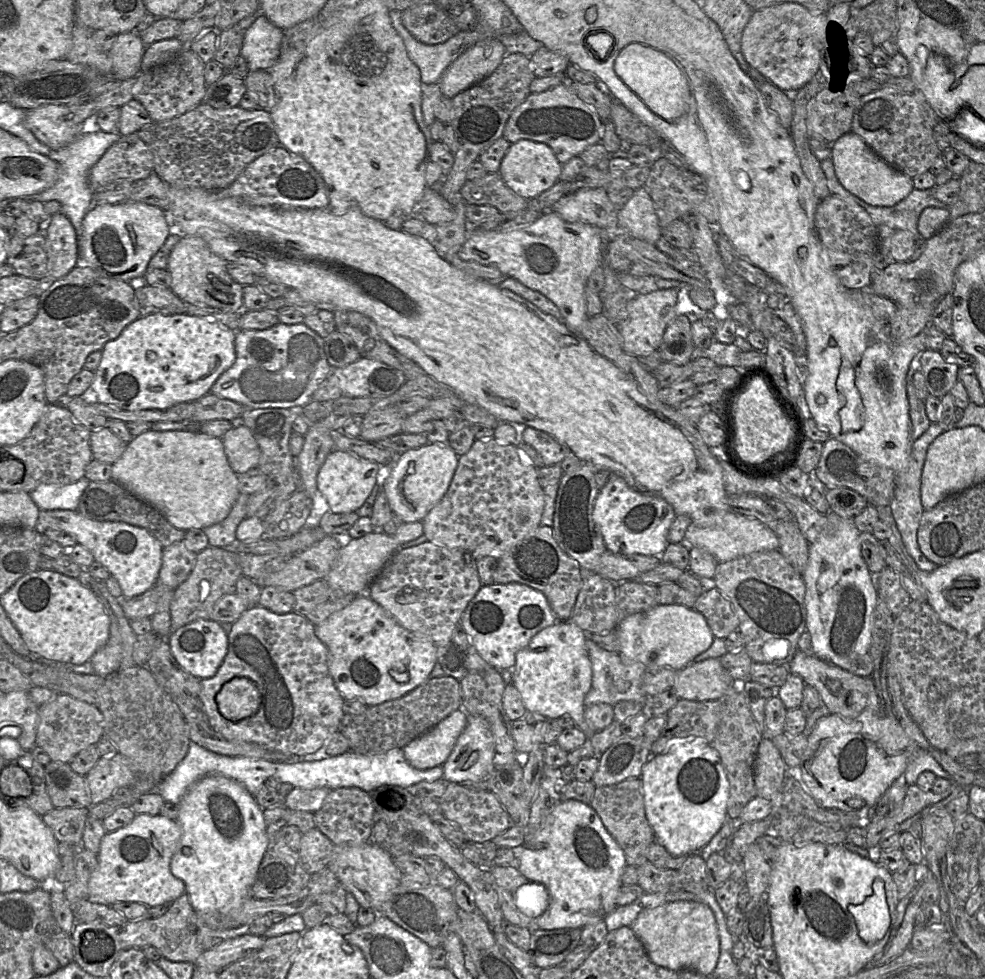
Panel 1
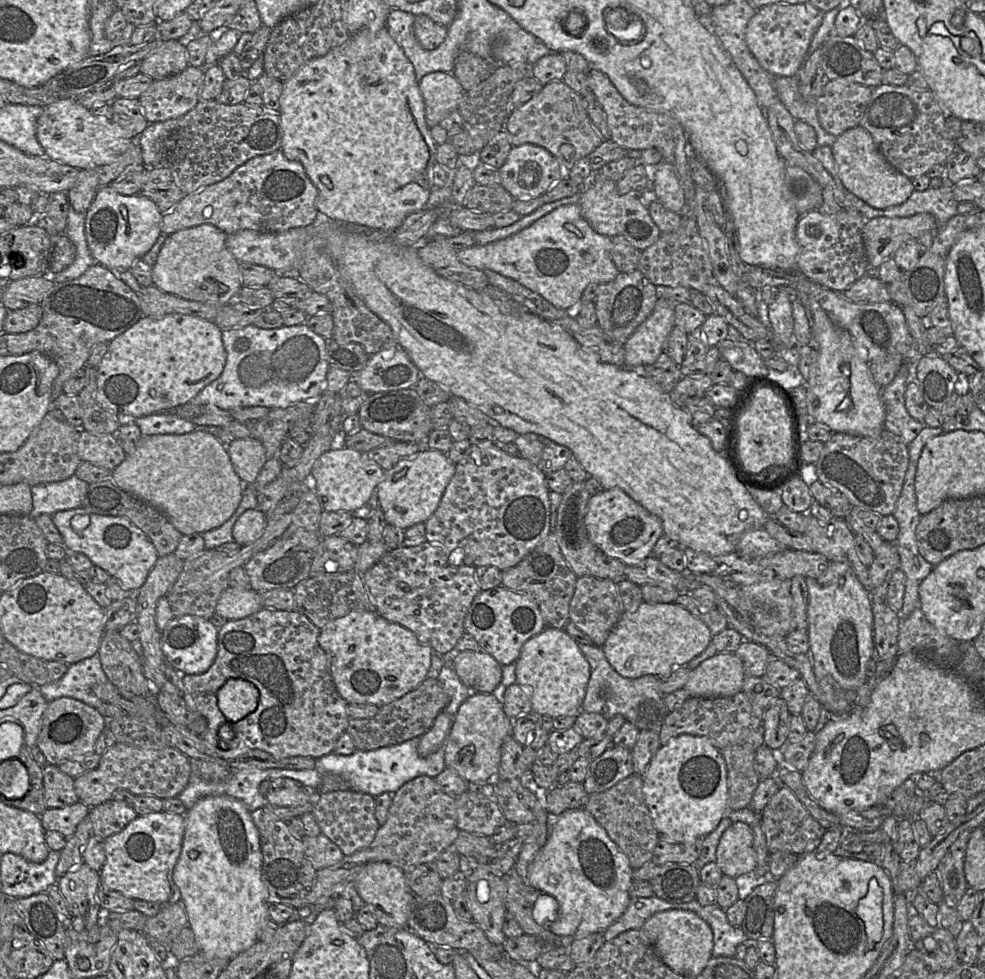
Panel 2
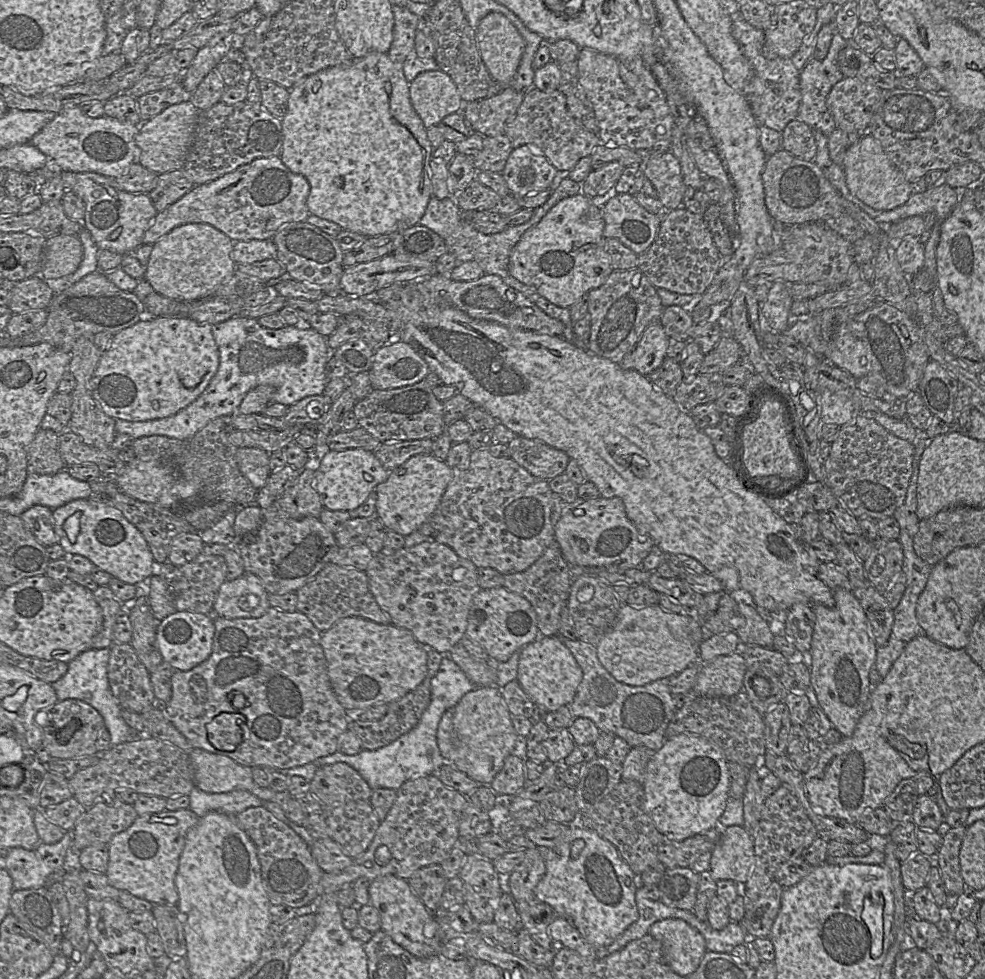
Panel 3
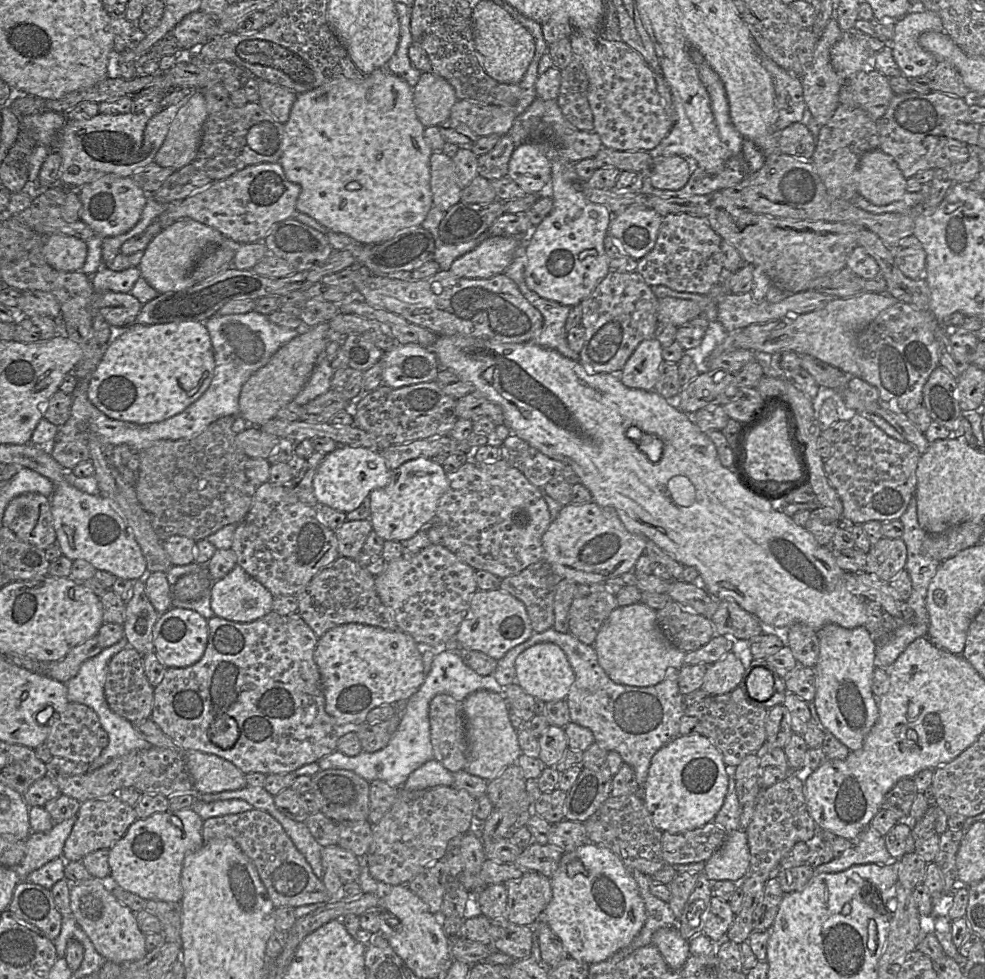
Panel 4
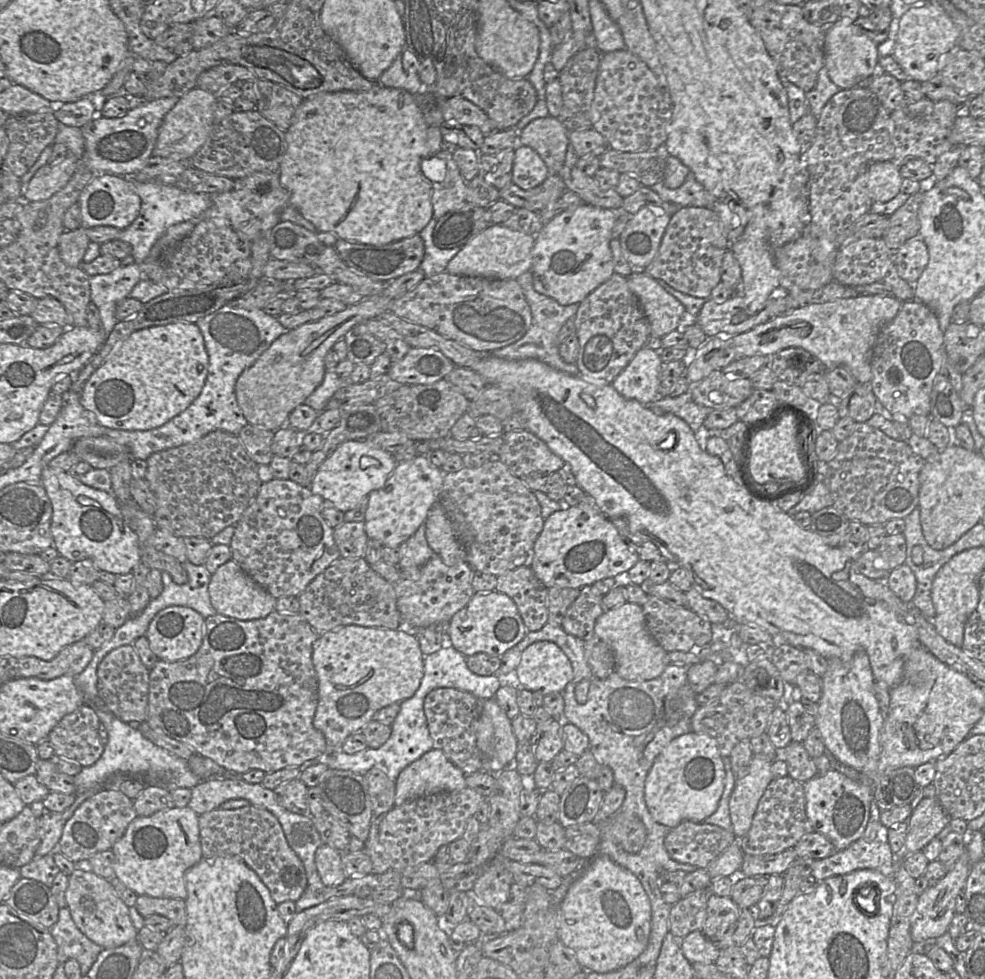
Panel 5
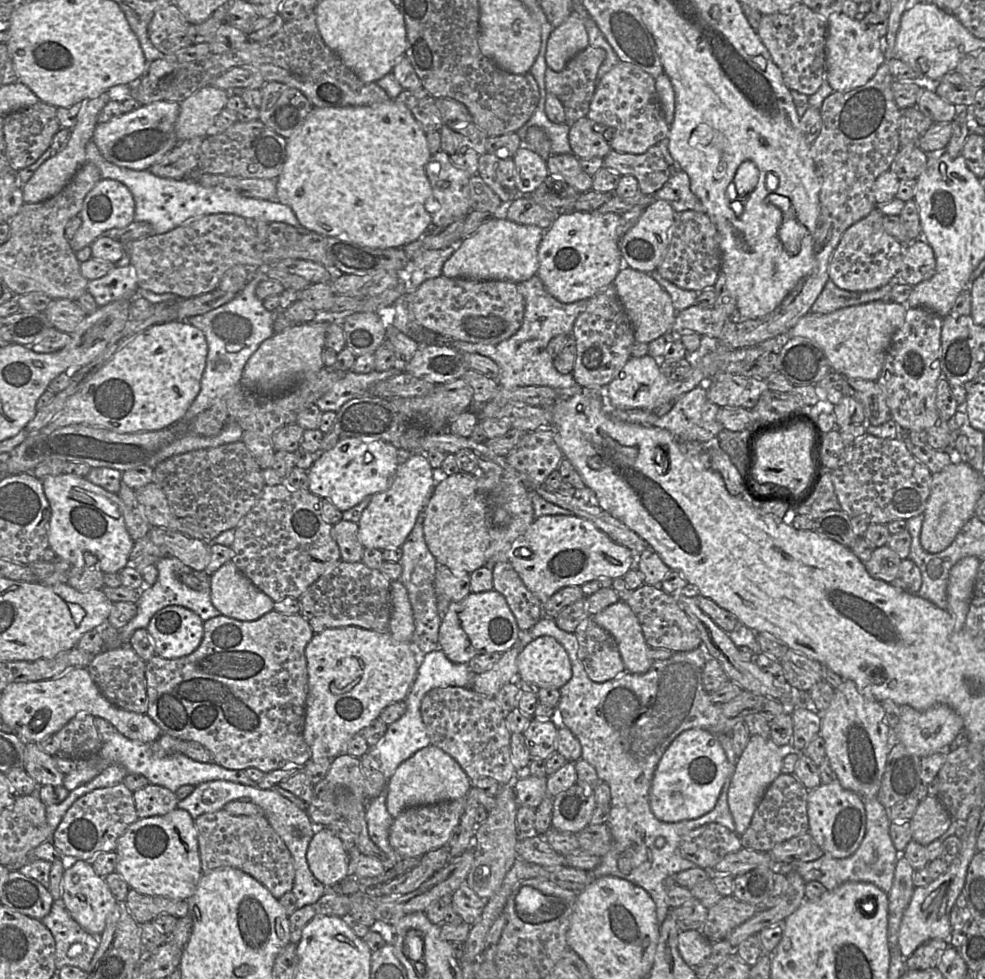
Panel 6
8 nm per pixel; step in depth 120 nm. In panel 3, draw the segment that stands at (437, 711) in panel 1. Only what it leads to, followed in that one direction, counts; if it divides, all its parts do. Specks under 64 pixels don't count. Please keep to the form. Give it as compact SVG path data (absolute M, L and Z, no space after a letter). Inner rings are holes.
M423 680L402 698L387 704L387 713L379 720L350 720L348 729L359 738L362 750L376 750L409 732L420 721L431 700L431 680Z

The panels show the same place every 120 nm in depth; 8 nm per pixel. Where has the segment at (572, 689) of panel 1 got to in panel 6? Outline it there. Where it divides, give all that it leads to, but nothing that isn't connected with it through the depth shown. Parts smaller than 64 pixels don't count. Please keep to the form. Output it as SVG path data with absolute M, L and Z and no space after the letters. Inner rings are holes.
M540 636L520 652L518 676L538 688L559 689L572 676L569 656L555 638Z

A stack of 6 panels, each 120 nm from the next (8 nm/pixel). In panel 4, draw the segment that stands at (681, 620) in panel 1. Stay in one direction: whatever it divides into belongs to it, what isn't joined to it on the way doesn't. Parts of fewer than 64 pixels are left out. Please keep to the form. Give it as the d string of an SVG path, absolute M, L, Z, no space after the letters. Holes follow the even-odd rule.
M640 602L615 608L598 631L593 647L600 666L611 680L635 687L662 682L670 671L681 669L686 654L663 635L657 624L656 610Z

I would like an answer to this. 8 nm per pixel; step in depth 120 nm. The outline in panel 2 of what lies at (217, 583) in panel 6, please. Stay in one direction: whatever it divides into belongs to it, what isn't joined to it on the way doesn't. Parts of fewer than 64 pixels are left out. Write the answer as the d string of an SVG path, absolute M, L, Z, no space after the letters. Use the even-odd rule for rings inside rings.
M229 586L217 602L216 613L227 620L239 620L256 613L261 608L258 592L251 588Z

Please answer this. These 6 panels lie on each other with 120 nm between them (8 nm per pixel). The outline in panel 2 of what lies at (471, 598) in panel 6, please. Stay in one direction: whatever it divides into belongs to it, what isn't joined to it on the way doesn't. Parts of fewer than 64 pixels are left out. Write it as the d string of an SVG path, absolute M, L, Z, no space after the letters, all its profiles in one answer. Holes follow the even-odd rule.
M501 585L481 590L474 597L464 620L465 632L470 634L482 650L490 654L501 666L516 663L522 645L545 627L537 603L528 594Z

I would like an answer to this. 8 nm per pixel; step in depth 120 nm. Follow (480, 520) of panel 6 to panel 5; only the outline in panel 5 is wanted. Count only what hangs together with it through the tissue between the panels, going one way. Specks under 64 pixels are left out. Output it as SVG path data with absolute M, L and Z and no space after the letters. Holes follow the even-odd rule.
M440 503L434 505L428 513L426 539L431 549L439 555L447 565L466 561L466 552L458 541L452 524Z

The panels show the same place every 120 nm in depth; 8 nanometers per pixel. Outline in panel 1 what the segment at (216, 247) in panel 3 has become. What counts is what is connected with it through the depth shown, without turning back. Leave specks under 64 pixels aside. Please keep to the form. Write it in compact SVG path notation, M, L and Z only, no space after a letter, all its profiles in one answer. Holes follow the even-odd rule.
M183 236L168 258L166 270L172 278L170 289L187 303L209 306L230 313L243 312L243 286L231 278L227 265L228 263L223 258L209 249L202 238Z

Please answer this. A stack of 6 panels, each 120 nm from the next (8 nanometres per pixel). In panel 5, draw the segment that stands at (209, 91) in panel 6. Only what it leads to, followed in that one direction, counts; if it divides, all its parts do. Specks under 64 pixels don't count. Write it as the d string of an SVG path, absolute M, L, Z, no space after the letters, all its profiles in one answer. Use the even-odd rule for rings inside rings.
M194 88L188 91L164 117L158 130L153 156L190 160L203 146L215 123L214 112L218 95Z

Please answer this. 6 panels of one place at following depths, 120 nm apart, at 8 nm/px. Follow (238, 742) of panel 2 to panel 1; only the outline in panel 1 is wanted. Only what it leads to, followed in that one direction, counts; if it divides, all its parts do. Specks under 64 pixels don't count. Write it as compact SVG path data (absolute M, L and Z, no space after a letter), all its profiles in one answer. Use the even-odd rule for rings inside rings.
M252 606L249 607L236 622L233 623L231 631L228 633L228 652L225 656L221 666L219 667L217 673L211 678L204 678L201 679L200 682L200 693L199 693L199 700L202 702L204 711L209 719L210 725L212 728L219 733L223 738L228 741L243 741L248 743L255 743L261 745L267 749L273 749L285 754L292 754L292 755L310 755L315 753L321 753L326 742L328 741L329 737L338 731L340 722L344 716L343 711L343 703L344 698L342 697L341 693L335 686L335 683L330 675L329 671L329 651L326 646L319 640L315 633L315 625L307 619L305 616L296 613L294 611L286 613L286 614L278 614L272 612L271 610L260 606ZM235 677L244 677L248 678L253 681L258 690L261 694L261 704L258 711L241 721L233 722L226 719L219 711L218 705L216 702L216 695L222 688L222 686L230 681Z

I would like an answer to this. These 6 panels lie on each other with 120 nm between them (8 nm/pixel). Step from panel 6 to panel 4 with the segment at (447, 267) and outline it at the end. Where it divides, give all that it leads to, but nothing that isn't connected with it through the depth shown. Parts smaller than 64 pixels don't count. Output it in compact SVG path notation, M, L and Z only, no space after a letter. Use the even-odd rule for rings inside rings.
M490 236L474 250L454 260L450 271L464 278L491 278L504 273L515 257L520 238Z

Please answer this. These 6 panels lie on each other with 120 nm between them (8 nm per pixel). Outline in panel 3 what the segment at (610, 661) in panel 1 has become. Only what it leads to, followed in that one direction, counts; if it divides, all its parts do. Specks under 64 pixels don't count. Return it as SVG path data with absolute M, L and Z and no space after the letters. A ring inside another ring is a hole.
M560 637L582 669L583 678L569 704L573 717L592 720L601 732L611 732L631 747L645 746L657 752L665 742L665 731L676 706L670 690L670 678L662 678L644 686L630 686L617 681L600 663L595 646L579 639Z

